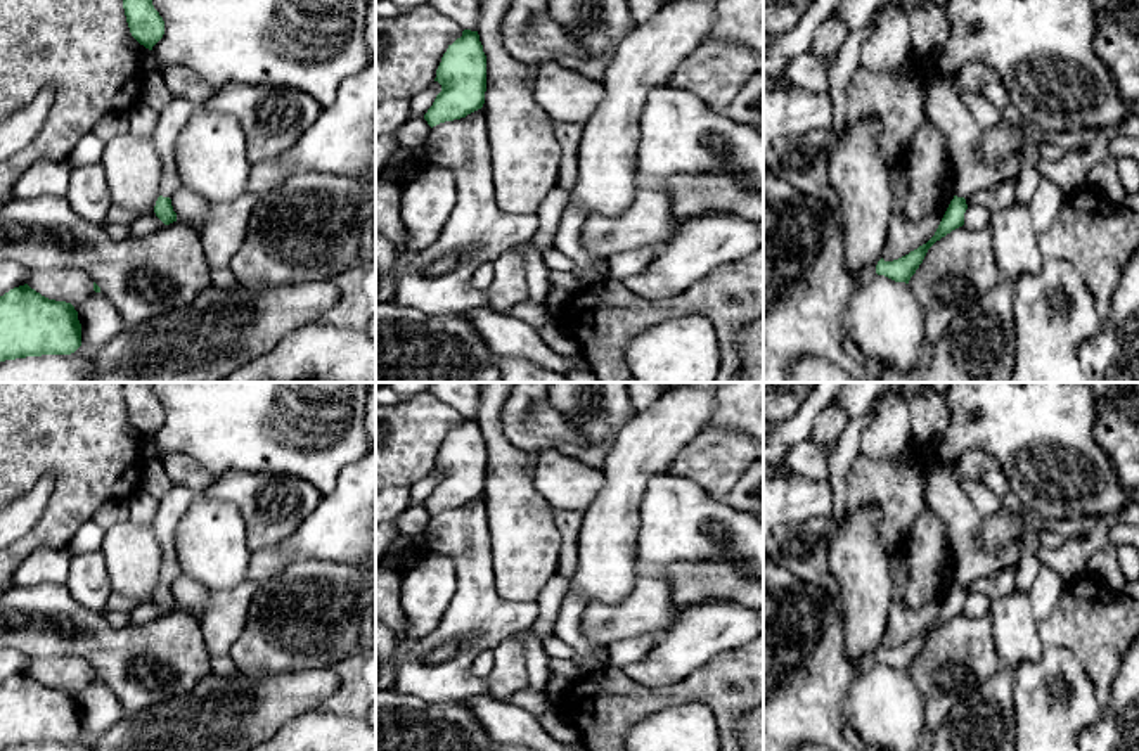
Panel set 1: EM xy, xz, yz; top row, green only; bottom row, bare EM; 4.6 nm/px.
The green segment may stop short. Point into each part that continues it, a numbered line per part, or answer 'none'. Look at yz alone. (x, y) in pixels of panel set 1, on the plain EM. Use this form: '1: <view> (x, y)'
1: yz (944, 495)

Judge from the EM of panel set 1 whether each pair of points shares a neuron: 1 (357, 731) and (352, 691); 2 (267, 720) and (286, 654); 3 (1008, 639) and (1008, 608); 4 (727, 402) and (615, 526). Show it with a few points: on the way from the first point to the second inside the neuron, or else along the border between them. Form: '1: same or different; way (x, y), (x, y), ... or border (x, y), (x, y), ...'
1: different; border (317, 708), (328, 713), (357, 717)
2: different; border (321, 668), (263, 679), (239, 672)
3: same; way (1008, 632), (1008, 615)
4: different; border (715, 400), (715, 410), (705, 426)

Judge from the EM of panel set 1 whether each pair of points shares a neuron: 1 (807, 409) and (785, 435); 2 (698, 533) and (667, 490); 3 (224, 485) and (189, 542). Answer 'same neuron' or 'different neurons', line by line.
1: same neuron
2: same neuron
3: different neurons

